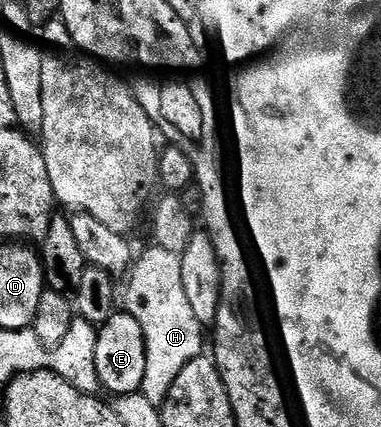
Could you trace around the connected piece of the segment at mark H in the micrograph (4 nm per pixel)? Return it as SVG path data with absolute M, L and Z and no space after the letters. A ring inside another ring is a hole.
M153 244L150 250L140 251L131 268L129 291L123 298L129 301L128 309L136 314L145 329L145 343L149 345L147 372L143 376L140 393L161 408L171 392L175 378L183 372L191 360L206 349L203 323L195 316L191 300L187 300L187 288L183 288L181 255L167 252L167 248ZM133 274L133 275L132 275ZM205 346L205 348L204 348Z

